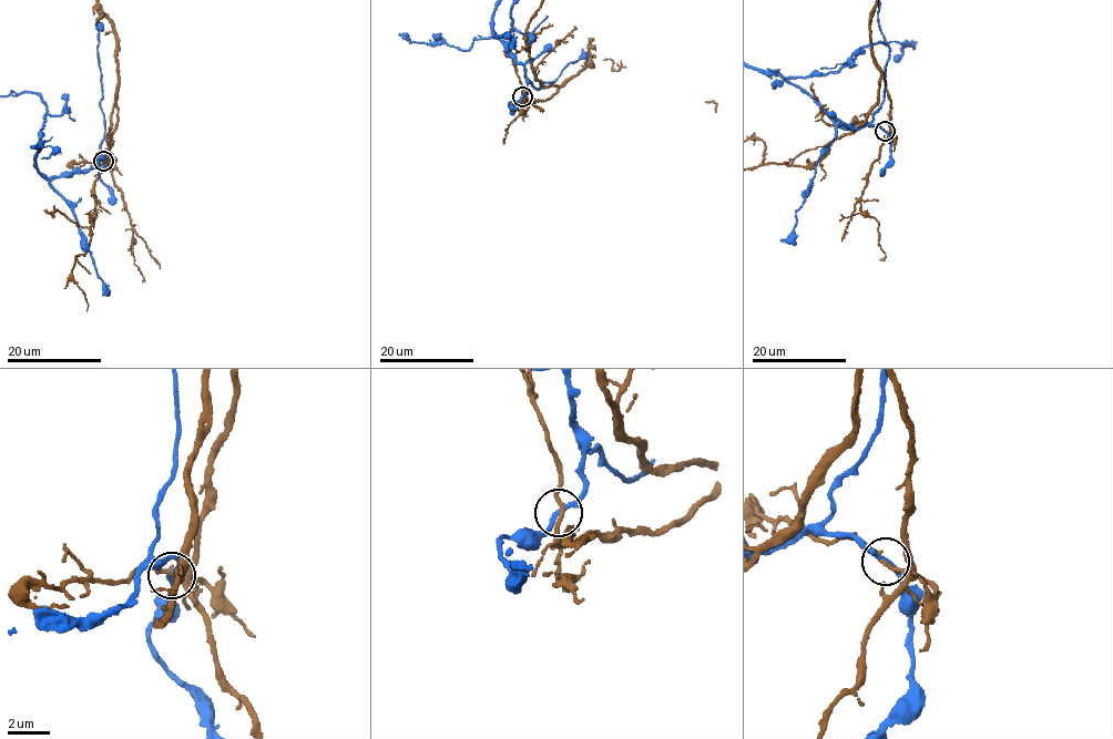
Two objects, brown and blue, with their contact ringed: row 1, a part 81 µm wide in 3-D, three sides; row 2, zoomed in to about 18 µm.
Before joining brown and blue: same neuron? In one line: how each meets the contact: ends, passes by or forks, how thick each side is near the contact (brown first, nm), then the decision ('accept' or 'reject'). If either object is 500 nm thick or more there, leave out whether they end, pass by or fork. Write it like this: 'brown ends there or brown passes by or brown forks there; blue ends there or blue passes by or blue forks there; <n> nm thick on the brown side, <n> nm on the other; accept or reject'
brown passes by; blue passes by; 180 nm thick on the brown side, 200 nm on the other; accept

